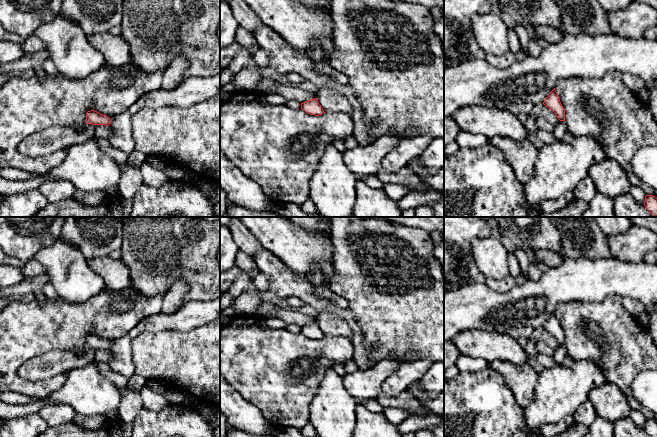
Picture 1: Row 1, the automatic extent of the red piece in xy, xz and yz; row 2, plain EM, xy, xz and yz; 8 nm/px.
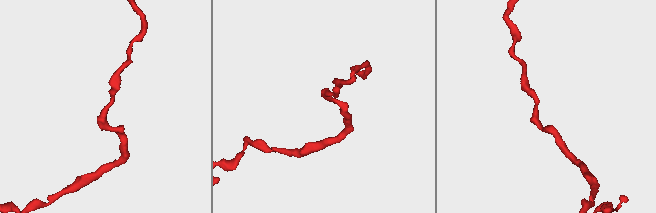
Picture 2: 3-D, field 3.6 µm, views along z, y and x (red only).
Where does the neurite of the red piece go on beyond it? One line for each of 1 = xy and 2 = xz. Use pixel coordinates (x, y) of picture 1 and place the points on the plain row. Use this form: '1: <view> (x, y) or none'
1: none
2: none

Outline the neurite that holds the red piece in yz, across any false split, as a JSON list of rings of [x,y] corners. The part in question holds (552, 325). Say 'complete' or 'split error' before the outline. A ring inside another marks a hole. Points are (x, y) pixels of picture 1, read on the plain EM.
complete; [[[555,312],[545,322],[543,328],[555,337],[560,345],[565,345],[565,334],[560,326],[559,320]]]

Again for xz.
complete; [[[317,322],[301,327],[301,333],[304,334],[307,338],[315,340],[319,340],[325,337]]]

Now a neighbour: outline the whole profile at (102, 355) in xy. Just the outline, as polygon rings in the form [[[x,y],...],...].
[[[95,349],[95,359],[100,362],[106,362],[109,363],[111,360],[111,352],[109,350],[105,349]]]

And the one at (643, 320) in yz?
[[[644,310],[637,318],[638,326],[645,331],[650,331],[650,315]]]

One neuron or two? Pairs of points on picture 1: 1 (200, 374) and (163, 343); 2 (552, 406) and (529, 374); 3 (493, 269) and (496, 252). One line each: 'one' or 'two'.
1: one
2: two
3: one

